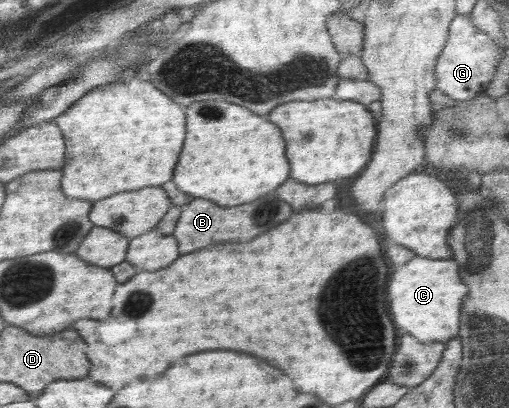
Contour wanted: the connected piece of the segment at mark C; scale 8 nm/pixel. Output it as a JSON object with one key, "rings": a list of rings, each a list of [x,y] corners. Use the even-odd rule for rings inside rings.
{"rings":[[[414,257],[398,267],[388,283],[390,313],[396,327],[408,331],[422,343],[447,342],[456,338],[460,327],[462,299],[468,287],[458,277],[459,263],[452,258],[436,259]]]}

